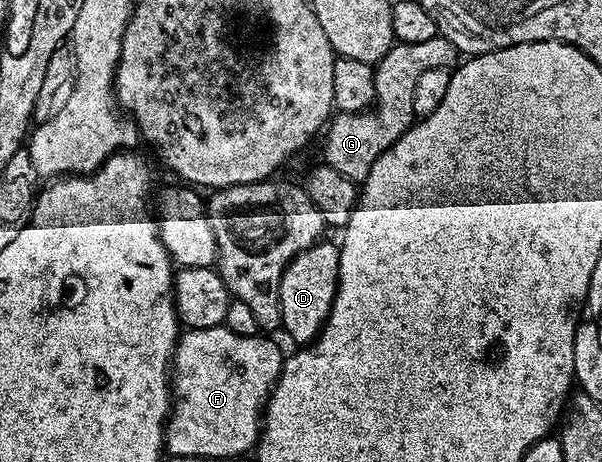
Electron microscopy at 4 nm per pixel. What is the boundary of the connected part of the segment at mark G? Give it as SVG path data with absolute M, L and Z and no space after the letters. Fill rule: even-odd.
M441 35L432 37L432 41L420 41L419 43L395 42L394 46L390 48L390 52L374 67L374 101L372 106L365 111L357 111L351 115L335 114L325 128L326 155L324 155L324 162L332 169L336 169L336 173L344 173L344 177L348 177L354 183L359 185L365 183L376 157L389 151L390 146L410 128L411 123L415 122L416 116L412 109L412 89L416 89L416 80L428 69L453 68L459 59L459 51Z

